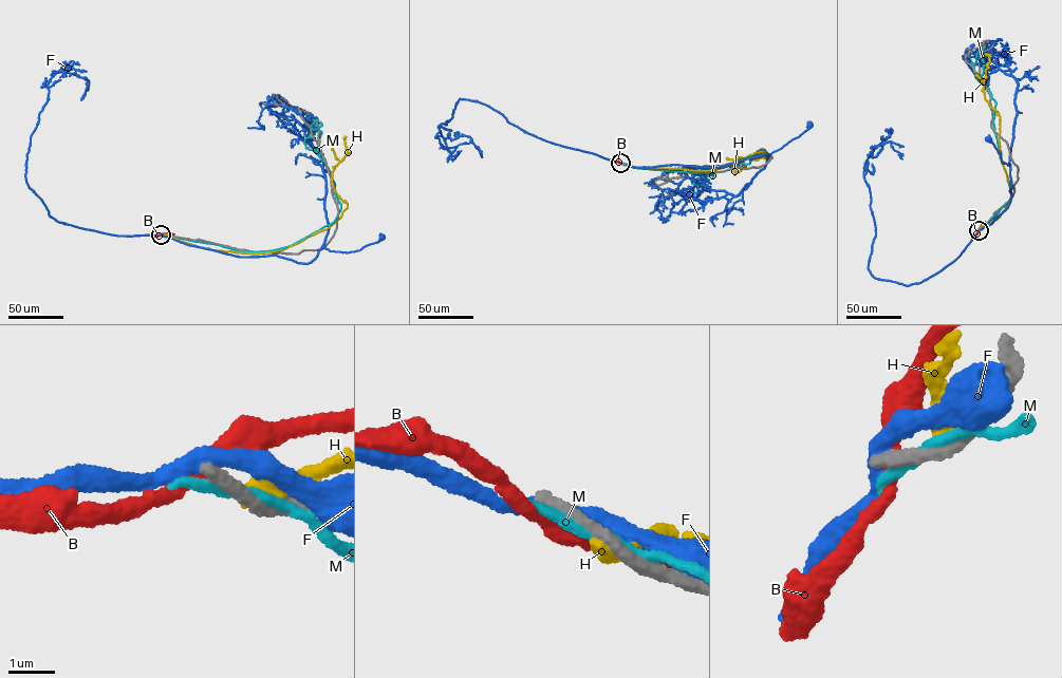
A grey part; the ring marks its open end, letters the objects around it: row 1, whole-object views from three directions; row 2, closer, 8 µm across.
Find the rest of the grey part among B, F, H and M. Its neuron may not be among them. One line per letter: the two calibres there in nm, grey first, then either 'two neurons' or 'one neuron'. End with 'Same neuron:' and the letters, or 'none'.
B: calibres 320 and 320 nm; two neurons
F: calibres 320 and 360 nm; two neurons
H: calibres 280 and 400 nm; two neurons
M: calibres 280 and 200 nm; two neurons
Same neuron: none

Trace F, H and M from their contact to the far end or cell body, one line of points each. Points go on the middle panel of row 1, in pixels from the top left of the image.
F: (620, 163), (641, 167), (676, 165), (723, 167), (766, 154), (768, 156), (799, 136), (809, 125)
H: (622, 164), (706, 171), (753, 153), (769, 156), (740, 156), (743, 165), (734, 170)
M: (622, 164), (697, 172), (764, 150), (748, 164), (700, 168), (707, 170), (701, 176), (708, 180), (702, 184)

